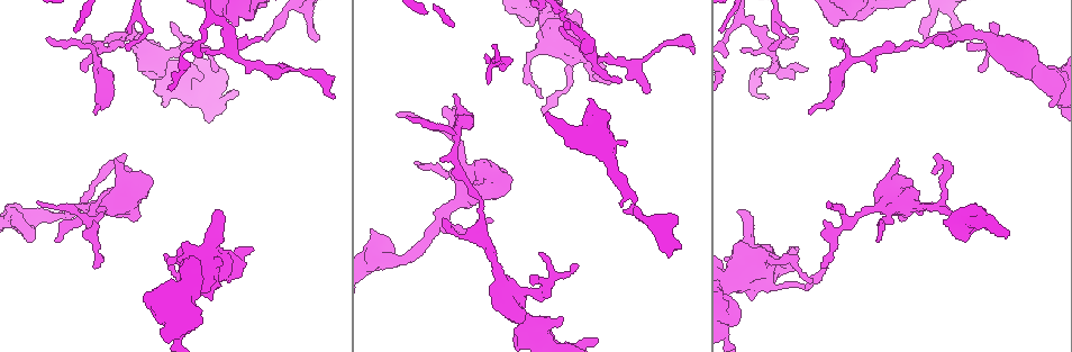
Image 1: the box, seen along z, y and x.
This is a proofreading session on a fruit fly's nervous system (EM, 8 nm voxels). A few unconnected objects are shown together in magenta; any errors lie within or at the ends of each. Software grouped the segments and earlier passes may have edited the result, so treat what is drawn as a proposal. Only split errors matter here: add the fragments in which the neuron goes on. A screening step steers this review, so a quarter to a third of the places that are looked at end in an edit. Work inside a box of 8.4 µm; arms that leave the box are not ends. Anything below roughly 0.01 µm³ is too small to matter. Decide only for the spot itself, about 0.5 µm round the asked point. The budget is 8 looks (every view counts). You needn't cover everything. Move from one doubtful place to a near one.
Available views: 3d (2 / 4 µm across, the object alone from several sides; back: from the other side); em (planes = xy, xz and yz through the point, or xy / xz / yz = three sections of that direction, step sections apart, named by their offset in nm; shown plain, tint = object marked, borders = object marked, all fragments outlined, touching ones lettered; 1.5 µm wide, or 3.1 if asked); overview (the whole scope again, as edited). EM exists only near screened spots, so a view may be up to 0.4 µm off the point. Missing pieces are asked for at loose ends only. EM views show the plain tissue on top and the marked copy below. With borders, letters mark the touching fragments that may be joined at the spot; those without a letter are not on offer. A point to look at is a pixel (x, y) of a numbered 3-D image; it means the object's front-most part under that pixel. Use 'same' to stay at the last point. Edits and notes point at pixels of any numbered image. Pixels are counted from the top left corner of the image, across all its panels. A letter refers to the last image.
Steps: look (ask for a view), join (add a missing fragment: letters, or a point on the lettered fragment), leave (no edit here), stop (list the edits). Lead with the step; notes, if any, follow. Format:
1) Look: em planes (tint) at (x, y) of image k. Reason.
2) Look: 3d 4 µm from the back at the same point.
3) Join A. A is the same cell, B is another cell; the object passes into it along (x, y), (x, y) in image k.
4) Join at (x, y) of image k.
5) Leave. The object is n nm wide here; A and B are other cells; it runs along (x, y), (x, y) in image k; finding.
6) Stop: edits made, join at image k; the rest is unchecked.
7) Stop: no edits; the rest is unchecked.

Look: 3d 2 µm at (453, 107) of image 1.

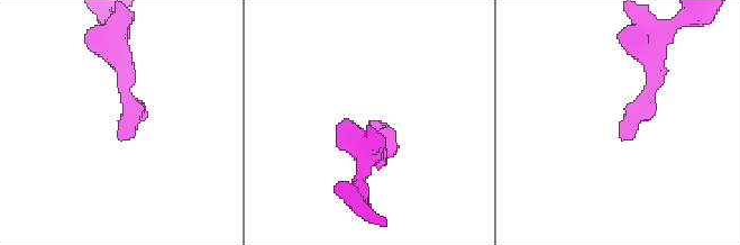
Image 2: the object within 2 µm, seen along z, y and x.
Look: em planes (borders) at (620, 136) of image 2. Now the EM.

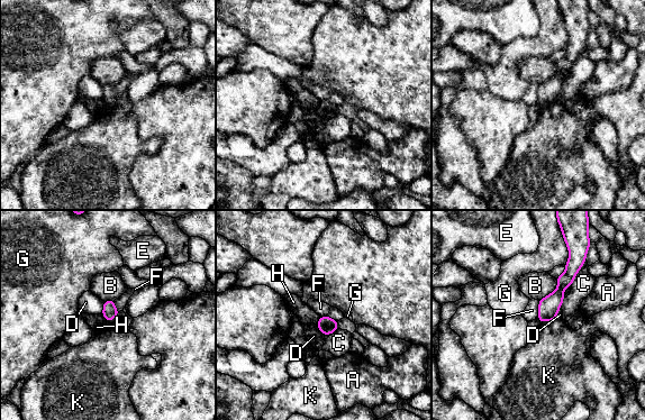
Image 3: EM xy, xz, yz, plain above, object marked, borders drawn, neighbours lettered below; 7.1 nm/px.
Leave. The longest contact is with C, 260 nm; A, B, C, D, E, F, G, H and K are other cells; it runs along (574, 261), (559, 294), (542, 318) in image 3; none of them fits.

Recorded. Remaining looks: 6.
Look: 3d 4 µm from the back at (795, 251) of image 1.

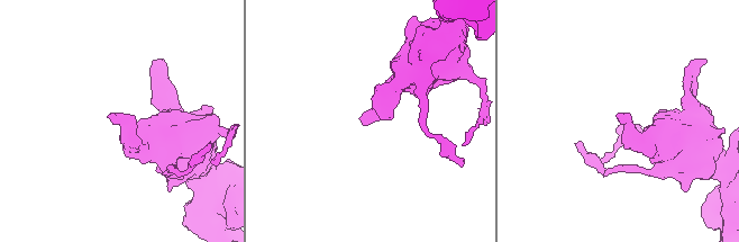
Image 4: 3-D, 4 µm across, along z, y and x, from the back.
Look: em xy step 4 (tint) at (619, 114) of image 4.

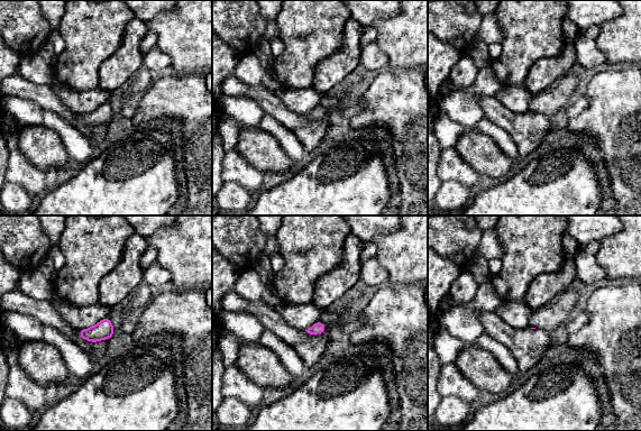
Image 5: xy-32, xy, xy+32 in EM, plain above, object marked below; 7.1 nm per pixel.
Look: em planes (borders) at the same point.

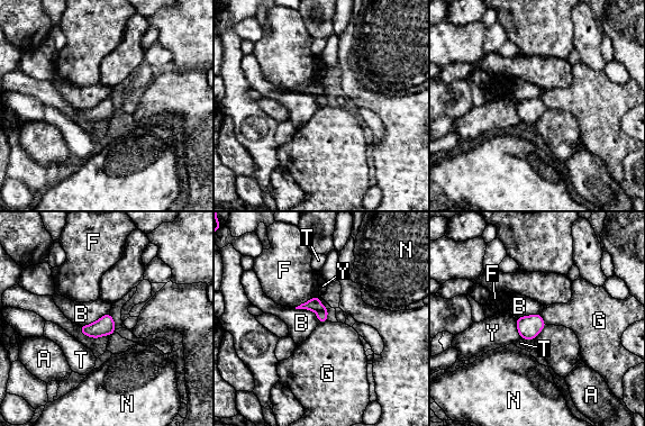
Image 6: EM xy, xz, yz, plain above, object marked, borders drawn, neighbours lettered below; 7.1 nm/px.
Leave. The longest contact is with B, 220 nm; A, B, F, G, N, T and Y are other cells; a border runs along (539, 314), (546, 324) in image 6; no lettered fragment goes on from it.

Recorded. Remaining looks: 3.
Look: em planes (borders) at (539, 253) of image 1. Branch stops here.

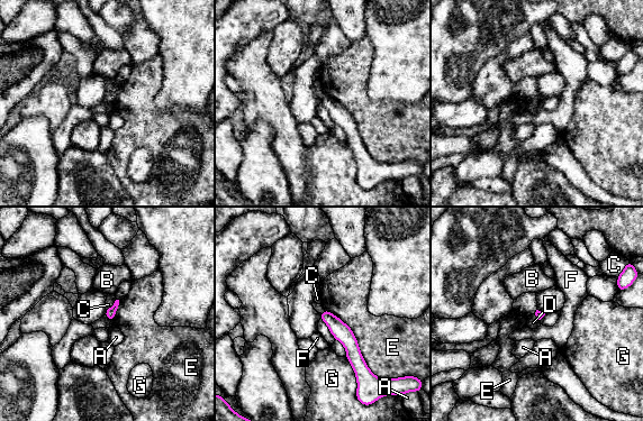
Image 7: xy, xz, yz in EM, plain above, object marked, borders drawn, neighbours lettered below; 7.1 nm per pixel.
Leave. A, B, C, D, E, F and G are other cells; it runs along (325, 313), (351, 344), (358, 372) in image 7; none of them fits.

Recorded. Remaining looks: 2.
Look: em planes (borders) at (163, 104) of image 1.

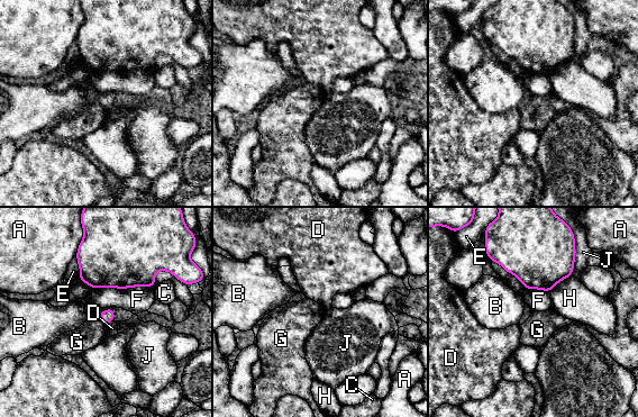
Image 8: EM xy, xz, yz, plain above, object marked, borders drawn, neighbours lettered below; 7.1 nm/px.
Leave. The longest contact is with F, 440 nm; A, B, C, D, E, F, G, H and J are other cells; none of them fits.

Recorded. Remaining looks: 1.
Stop: no edits; the rest is unchecked.

